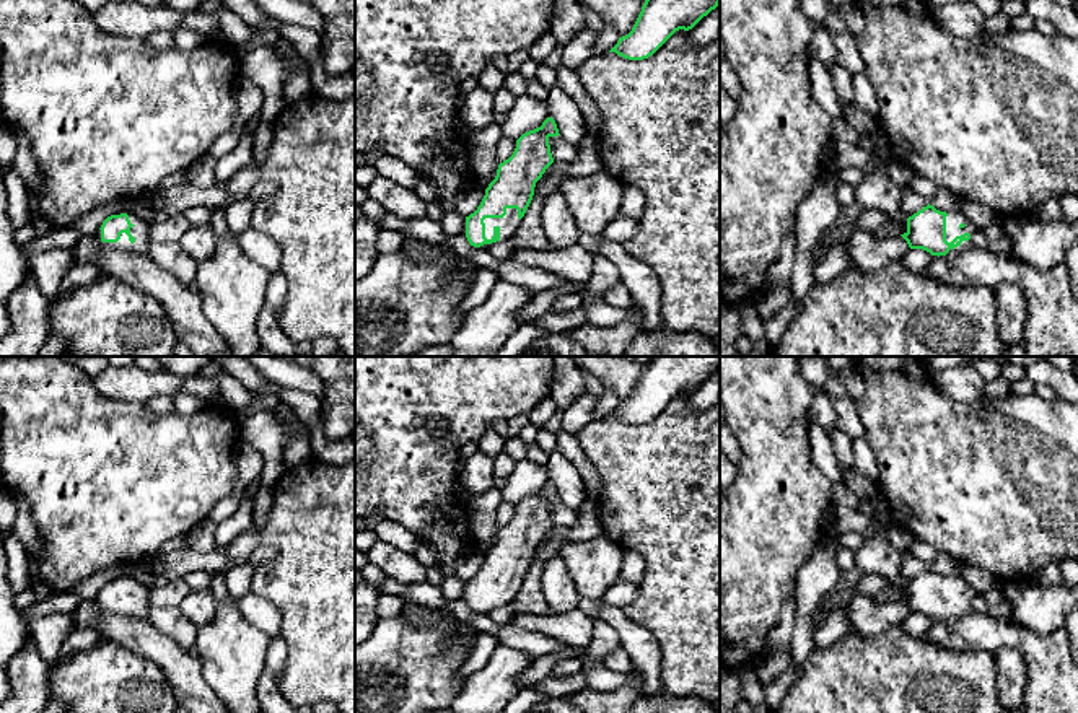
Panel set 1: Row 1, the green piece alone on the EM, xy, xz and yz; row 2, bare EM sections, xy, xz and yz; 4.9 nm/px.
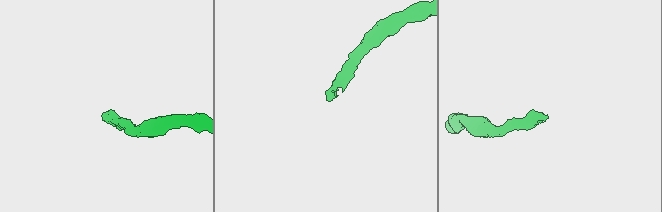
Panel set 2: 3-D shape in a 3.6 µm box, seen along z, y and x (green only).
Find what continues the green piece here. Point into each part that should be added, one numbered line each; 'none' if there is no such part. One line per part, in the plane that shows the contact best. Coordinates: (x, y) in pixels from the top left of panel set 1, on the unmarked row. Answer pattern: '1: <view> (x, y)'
1: xz (508, 590)

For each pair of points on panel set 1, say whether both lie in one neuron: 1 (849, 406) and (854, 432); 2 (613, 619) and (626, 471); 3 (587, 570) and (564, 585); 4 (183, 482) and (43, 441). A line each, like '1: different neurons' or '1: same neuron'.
1: same neuron
2: different neurons
3: different neurons
4: same neuron

